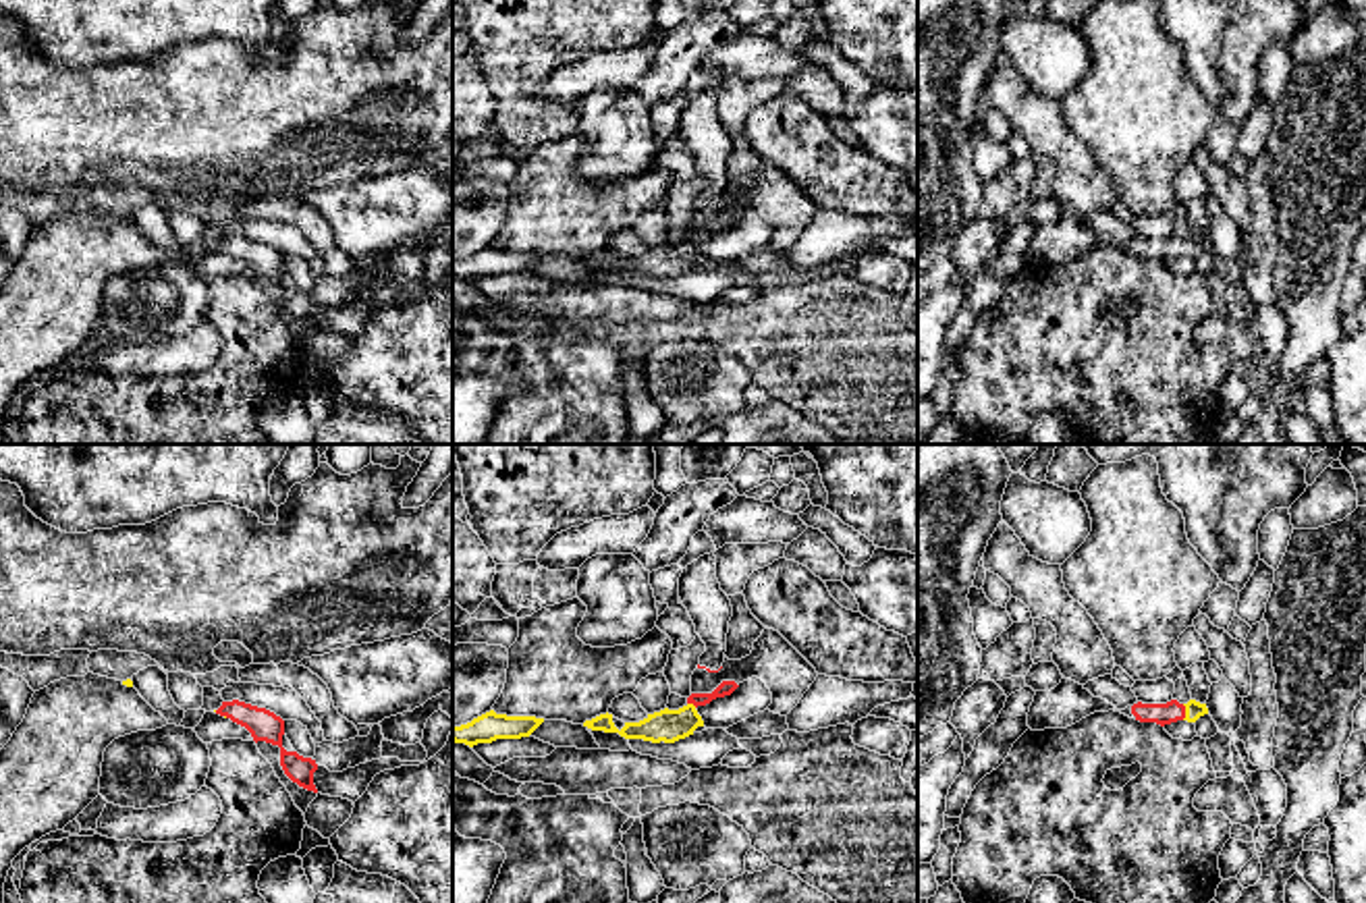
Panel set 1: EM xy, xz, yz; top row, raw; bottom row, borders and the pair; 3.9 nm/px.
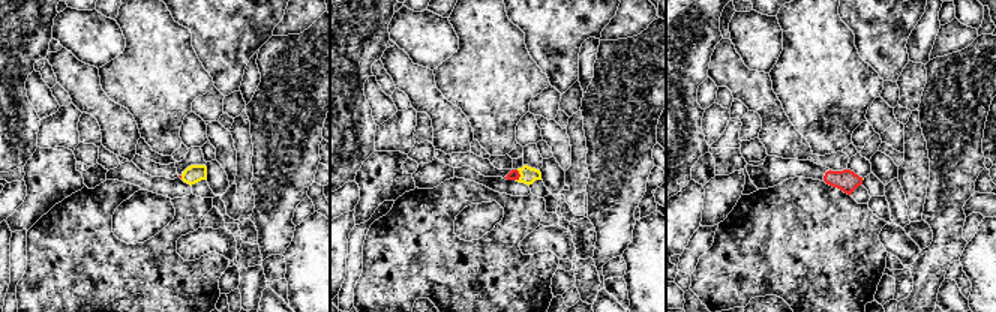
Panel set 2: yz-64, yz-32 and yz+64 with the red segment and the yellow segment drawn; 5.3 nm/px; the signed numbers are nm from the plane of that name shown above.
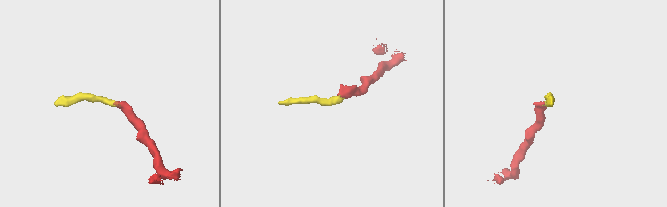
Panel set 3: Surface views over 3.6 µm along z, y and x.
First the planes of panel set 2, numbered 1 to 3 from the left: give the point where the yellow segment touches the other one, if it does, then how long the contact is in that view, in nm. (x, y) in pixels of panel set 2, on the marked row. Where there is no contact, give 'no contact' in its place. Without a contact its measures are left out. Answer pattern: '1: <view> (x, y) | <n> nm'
1: no contact
2: yz-32 (519, 176) | 60 nm
3: no contact

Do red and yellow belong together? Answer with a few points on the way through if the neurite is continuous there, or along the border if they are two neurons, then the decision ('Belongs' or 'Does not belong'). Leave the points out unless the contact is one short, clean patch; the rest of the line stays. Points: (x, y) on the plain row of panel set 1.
Path across: yz (1167, 248), (1184, 248), (1194, 245). Belongs

